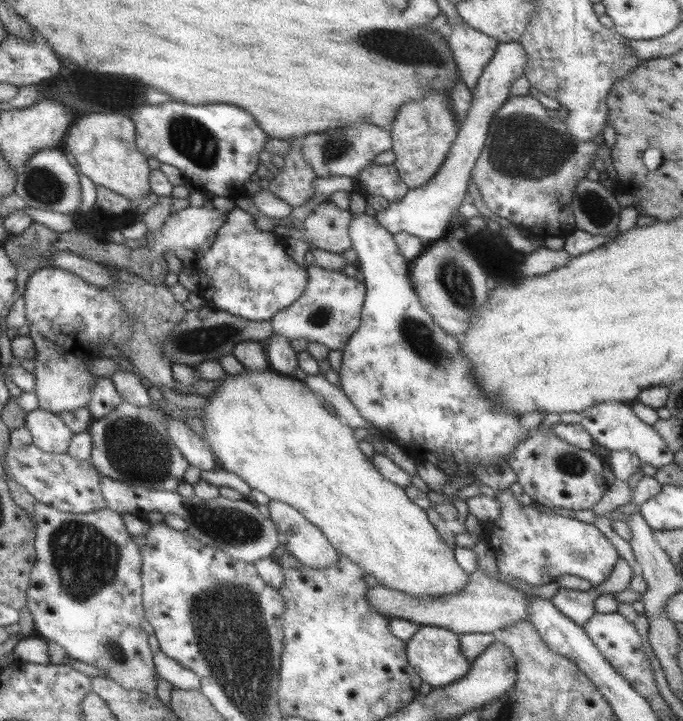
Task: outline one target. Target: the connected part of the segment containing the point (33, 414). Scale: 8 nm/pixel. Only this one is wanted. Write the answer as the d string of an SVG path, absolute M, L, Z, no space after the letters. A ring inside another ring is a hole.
M37 408L27 412L24 417L24 428L34 446L48 453L66 452L72 433L58 415Z

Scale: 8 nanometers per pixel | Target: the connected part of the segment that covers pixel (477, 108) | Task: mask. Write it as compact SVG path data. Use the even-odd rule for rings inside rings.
M518 41L497 44L493 56L482 67L467 115L459 124L455 140L451 142L439 171L433 174L433 178L429 178L427 184L408 189L398 201L388 202L385 209L375 213L374 217L377 222L387 232L392 235L397 232L409 232L411 236L417 236L423 242L445 236L449 221L453 218L453 210L465 201L463 196L467 190L467 182L469 182L475 160L480 156L483 148L489 122L495 116L495 112L501 108L501 104L505 104L511 84L523 75L525 63L527 63L527 54Z

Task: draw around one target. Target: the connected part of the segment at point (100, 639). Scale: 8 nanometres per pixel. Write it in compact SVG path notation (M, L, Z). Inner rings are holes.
M36 502L33 506L33 514L35 514L36 523L36 535L34 538L35 562L30 570L30 583L26 590L26 607L31 613L36 635L46 642L51 641L59 645L65 650L65 654L69 658L99 668L105 678L117 682L121 688L125 690L139 690L139 692L155 698L155 682L157 682L158 674L154 667L151 650L147 644L147 634L140 626L141 619L145 618L141 600L141 556L139 556L139 547L133 543L131 534L125 530L125 524L123 524L121 514L111 511L106 507L85 514L73 514L60 512L41 502Z

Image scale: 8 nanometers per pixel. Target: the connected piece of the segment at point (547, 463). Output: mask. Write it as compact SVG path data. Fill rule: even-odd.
M534 431L509 453L508 465L518 482L535 503L548 508L590 510L606 492L601 458L560 440L551 432Z

